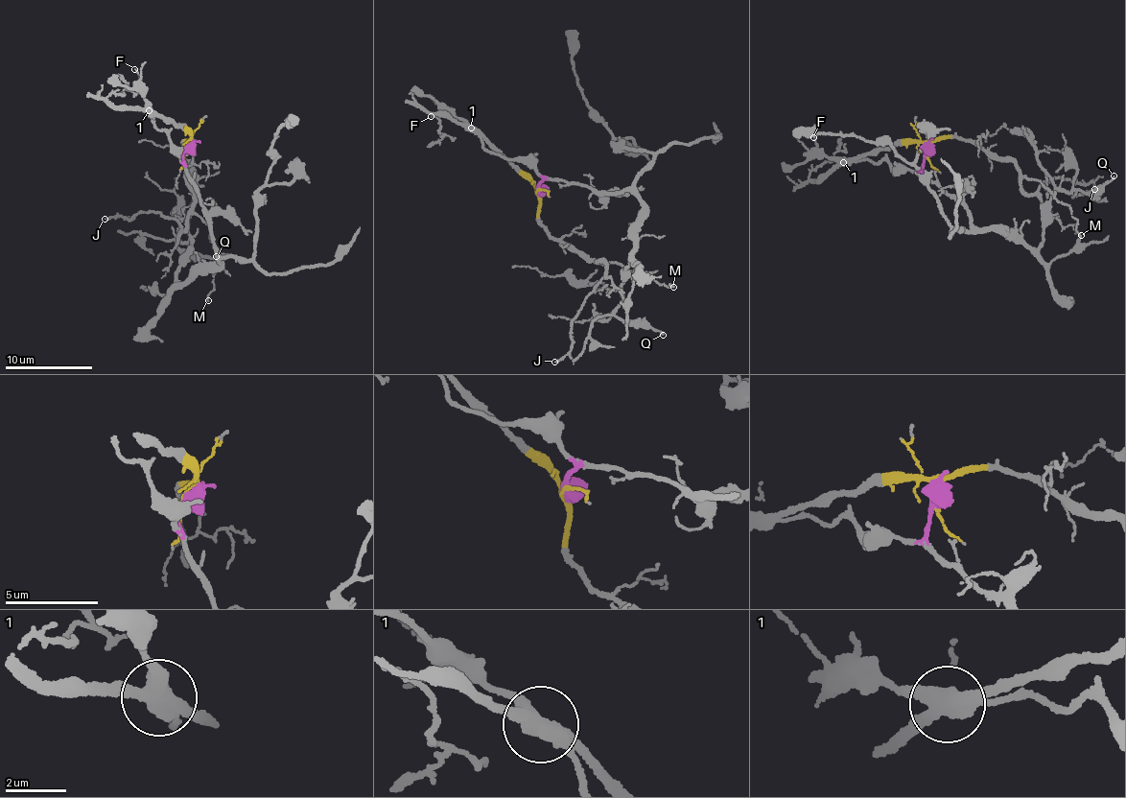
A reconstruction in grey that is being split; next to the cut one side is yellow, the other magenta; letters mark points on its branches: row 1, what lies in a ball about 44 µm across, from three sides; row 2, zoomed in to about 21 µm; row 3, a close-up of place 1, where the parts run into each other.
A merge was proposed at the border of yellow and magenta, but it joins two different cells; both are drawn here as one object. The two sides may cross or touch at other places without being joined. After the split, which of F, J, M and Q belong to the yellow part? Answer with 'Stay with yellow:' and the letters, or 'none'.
Stay with yellow: J, M

